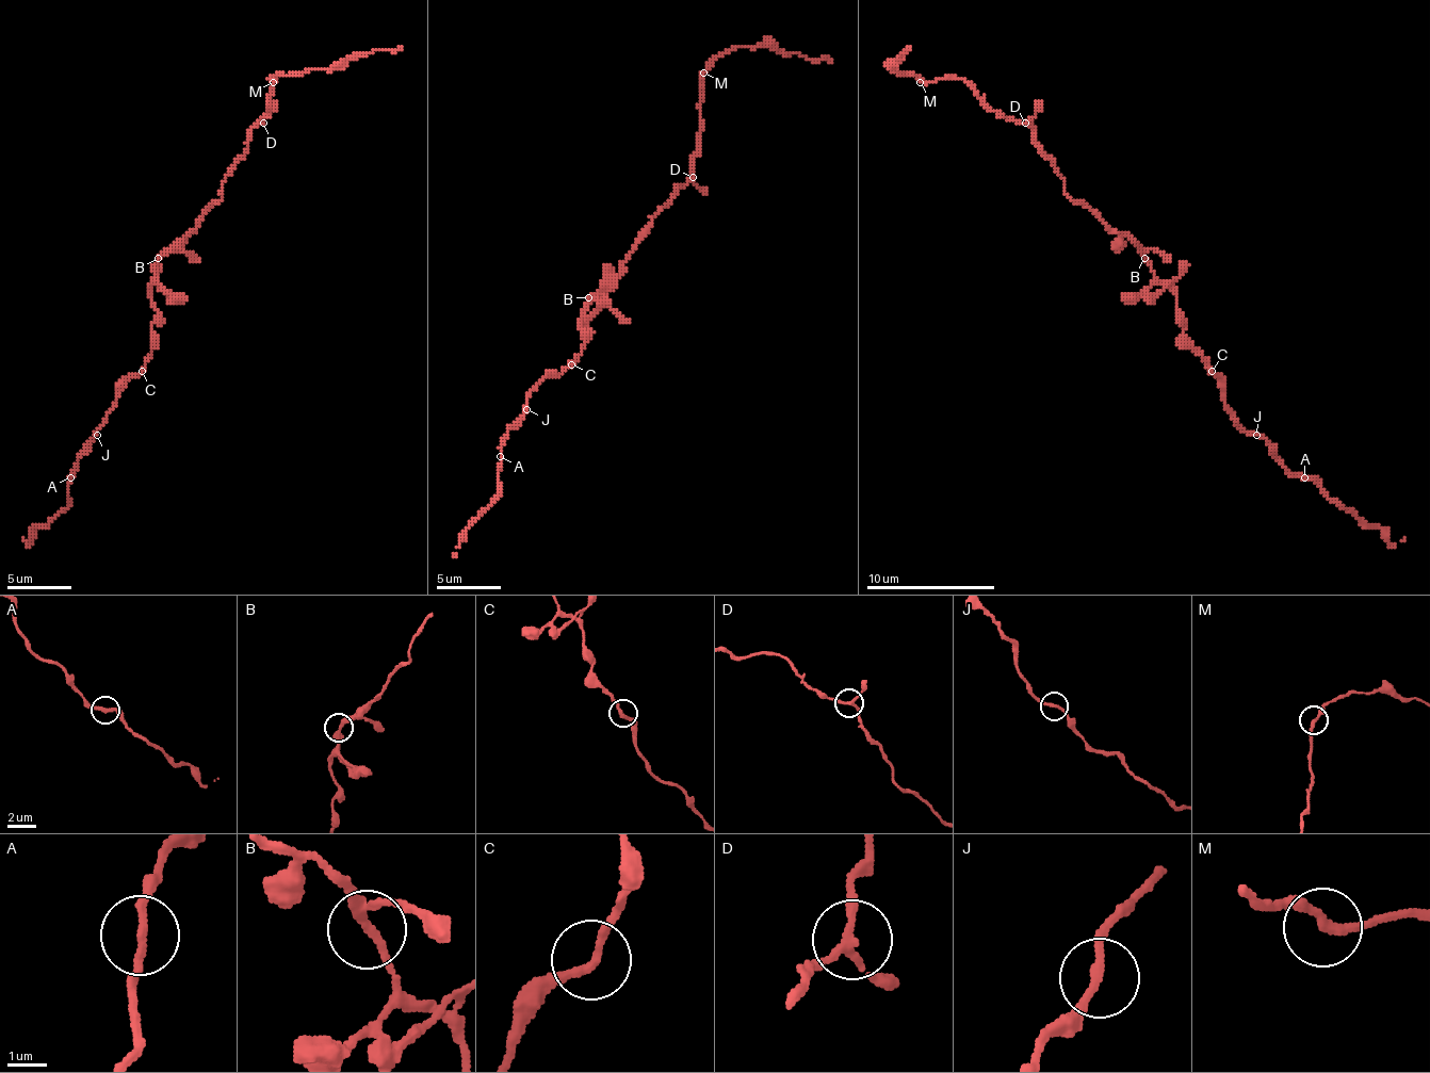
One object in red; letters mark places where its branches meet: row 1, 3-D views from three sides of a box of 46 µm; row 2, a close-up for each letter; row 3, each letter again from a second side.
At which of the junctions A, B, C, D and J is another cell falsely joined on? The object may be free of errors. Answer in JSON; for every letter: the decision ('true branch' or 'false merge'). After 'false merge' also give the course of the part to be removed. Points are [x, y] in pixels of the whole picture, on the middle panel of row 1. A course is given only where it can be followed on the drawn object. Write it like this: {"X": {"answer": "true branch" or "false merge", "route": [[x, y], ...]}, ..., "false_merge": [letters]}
{"A": {"answer": "true branch"}, "B": {"answer": "true branch"}, "C": {"answer": "true branch"}, "D": {"answer": "true branch"}, "J": {"answer": "true branch"}, "false_merge": []}

